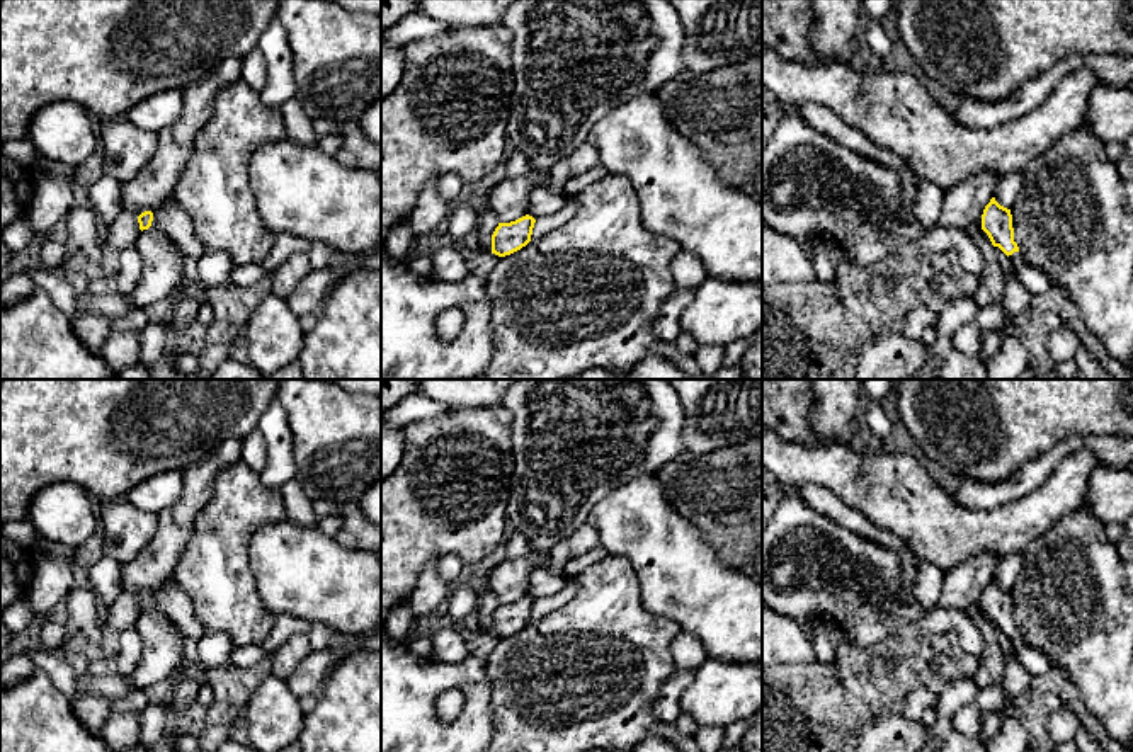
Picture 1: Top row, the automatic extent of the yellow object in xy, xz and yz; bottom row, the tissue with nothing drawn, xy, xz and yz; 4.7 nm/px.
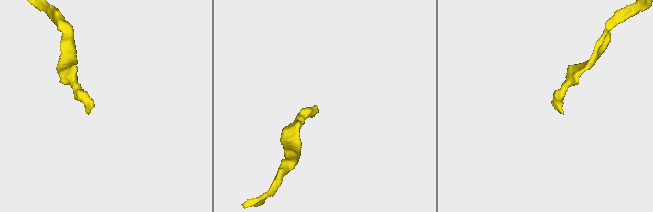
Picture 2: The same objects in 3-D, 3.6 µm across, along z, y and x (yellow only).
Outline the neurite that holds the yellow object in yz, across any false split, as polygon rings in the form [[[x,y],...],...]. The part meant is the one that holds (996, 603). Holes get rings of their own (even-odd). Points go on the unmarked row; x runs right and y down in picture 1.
[[[995,578],[985,587],[982,595],[982,611],[988,616],[994,628],[999,628],[1011,643],[1016,653],[1022,645],[1022,635],[1014,623],[1012,595],[1011,590],[1000,587]]]

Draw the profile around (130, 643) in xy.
[[[136,628],[121,631],[117,652],[117,674],[131,679],[141,657],[141,638]]]

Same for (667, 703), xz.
[[[675,669],[658,691],[653,715],[660,723],[674,725],[680,715],[680,698],[691,686],[696,670]]]

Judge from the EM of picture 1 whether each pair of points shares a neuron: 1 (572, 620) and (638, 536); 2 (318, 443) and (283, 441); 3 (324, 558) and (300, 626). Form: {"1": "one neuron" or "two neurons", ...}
{"1": "two neurons", "2": "two neurons", "3": "two neurons"}

